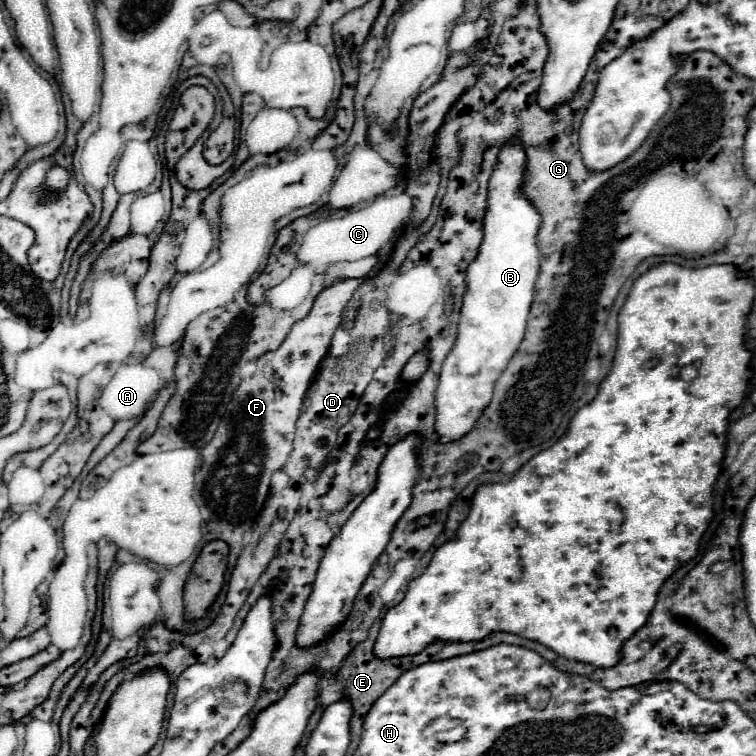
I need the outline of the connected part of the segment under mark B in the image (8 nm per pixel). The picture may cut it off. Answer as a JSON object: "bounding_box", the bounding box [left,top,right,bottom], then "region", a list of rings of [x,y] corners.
{"bounding_box":[436,146,540,444],"region":[[[504,146],[490,178],[484,240],[478,258],[466,272],[468,290],[464,294],[458,338],[444,360],[436,390],[436,434],[440,444],[458,442],[476,428],[492,400],[496,380],[508,368],[512,356],[524,340],[540,264],[536,246],[540,216],[536,208],[518,194],[524,180],[524,166],[526,154],[522,146]]]}

